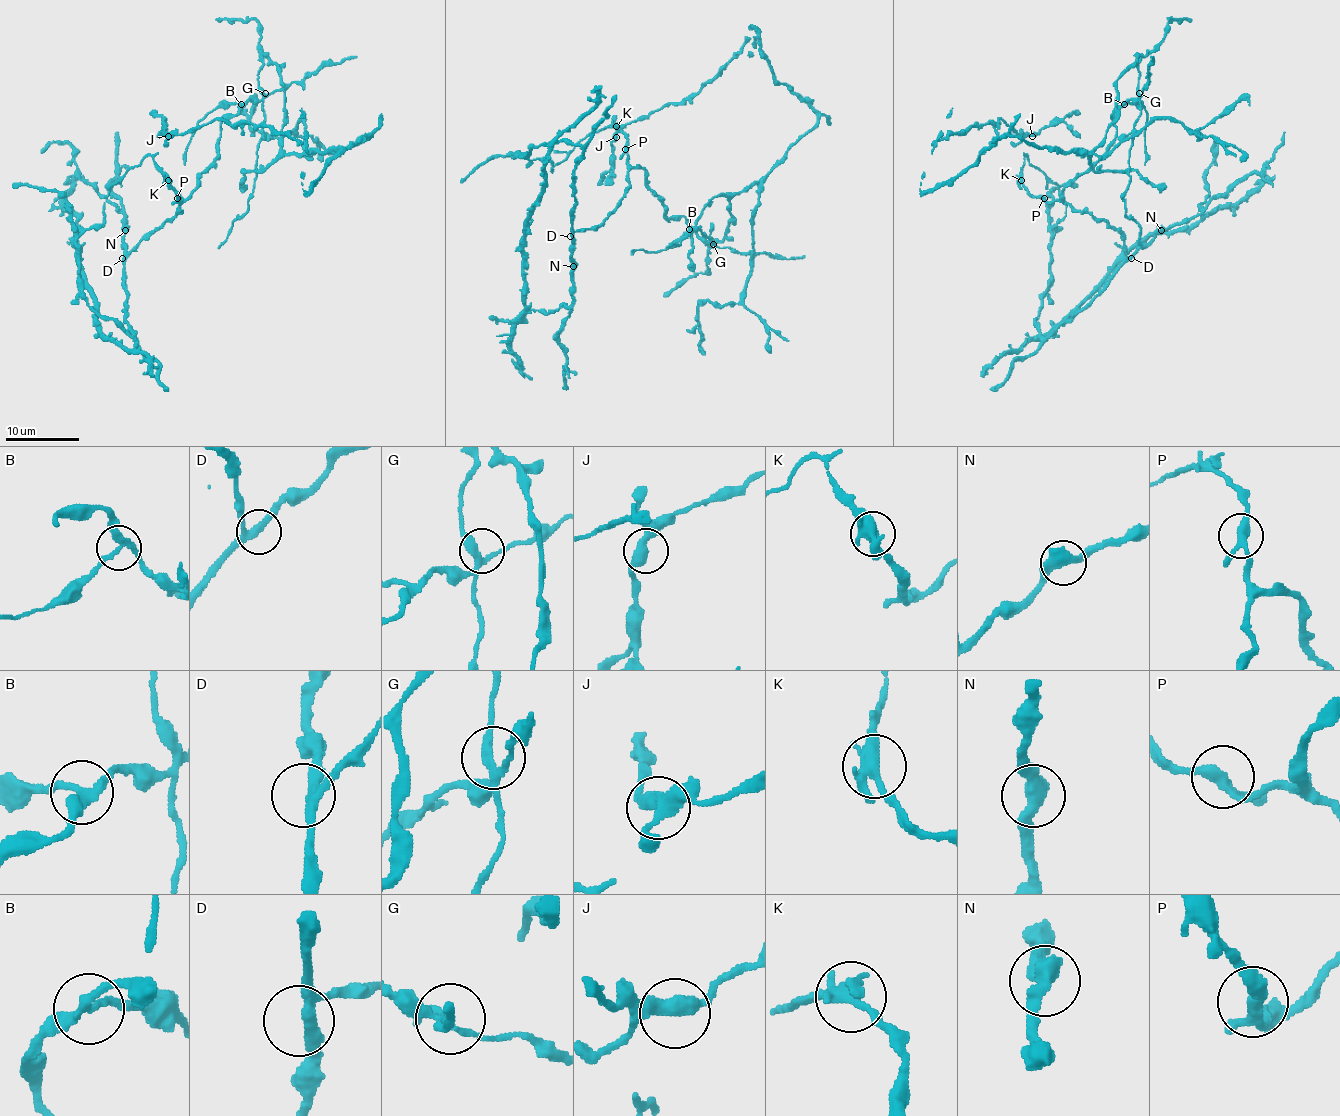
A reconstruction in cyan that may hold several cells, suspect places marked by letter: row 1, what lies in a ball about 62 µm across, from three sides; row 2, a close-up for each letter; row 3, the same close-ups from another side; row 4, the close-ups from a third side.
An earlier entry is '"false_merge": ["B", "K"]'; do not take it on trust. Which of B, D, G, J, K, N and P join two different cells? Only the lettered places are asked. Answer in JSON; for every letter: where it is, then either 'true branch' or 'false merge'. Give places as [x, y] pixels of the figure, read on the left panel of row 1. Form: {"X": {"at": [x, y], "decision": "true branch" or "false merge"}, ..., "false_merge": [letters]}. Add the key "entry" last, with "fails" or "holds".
{"B": {"at": [241, 104], "decision": "false merge"}, "D": {"at": [122, 258], "decision": "true branch"}, "G": {"at": [265, 93], "decision": "true branch"}, "J": {"at": [168, 136], "decision": "true branch"}, "K": {"at": [168, 180], "decision": "false merge"}, "N": {"at": [125, 230], "decision": "true branch"}, "P": {"at": [177, 198], "decision": "true branch"}, "false_merge": ["B", "K"], "entry": "holds"}

